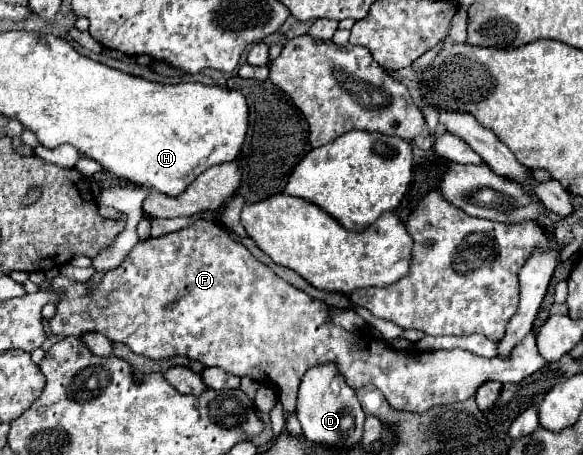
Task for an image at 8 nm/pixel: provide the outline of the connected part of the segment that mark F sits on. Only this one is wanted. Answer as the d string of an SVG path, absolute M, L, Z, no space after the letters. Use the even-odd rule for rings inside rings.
M198 221L192 227L136 243L126 259L114 271L108 271L102 283L88 295L84 293L84 283L68 281L62 275L56 275L52 279L52 287L54 291L66 293L66 297L58 303L56 315L50 319L52 333L62 337L76 337L84 331L98 331L110 341L120 341L134 353L150 359L184 355L200 361L206 367L216 365L238 377L246 375L258 383L272 383L280 391L286 415L296 409L296 395L302 375L320 363L336 363L354 389L366 383L374 383L394 409L410 413L422 413L436 405L466 401L476 395L482 383L488 381L518 383L548 365L536 349L534 333L528 333L526 339L512 351L512 357L504 361L500 357L484 359L462 349L398 353L382 339L332 327L328 325L328 305L282 281L270 267L254 259L244 245L232 241L224 231L224 225L214 221Z

